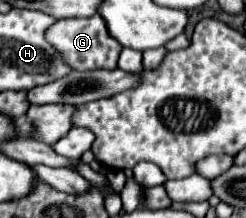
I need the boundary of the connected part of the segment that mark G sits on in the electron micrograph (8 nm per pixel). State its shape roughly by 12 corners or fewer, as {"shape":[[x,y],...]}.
{"shape":[[101,16],[59,20],[47,42],[73,70],[113,70],[121,44]]}

